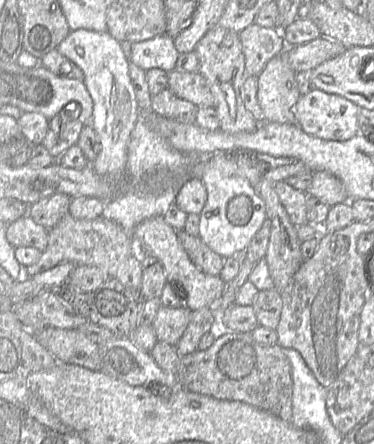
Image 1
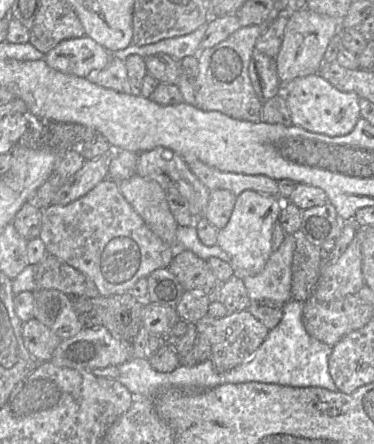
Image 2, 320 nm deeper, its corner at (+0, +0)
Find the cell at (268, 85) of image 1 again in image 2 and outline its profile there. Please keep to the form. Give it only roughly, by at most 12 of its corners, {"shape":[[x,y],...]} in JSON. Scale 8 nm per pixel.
{"shape":[[290,10],[275,57],[283,87],[319,72],[343,20]]}

